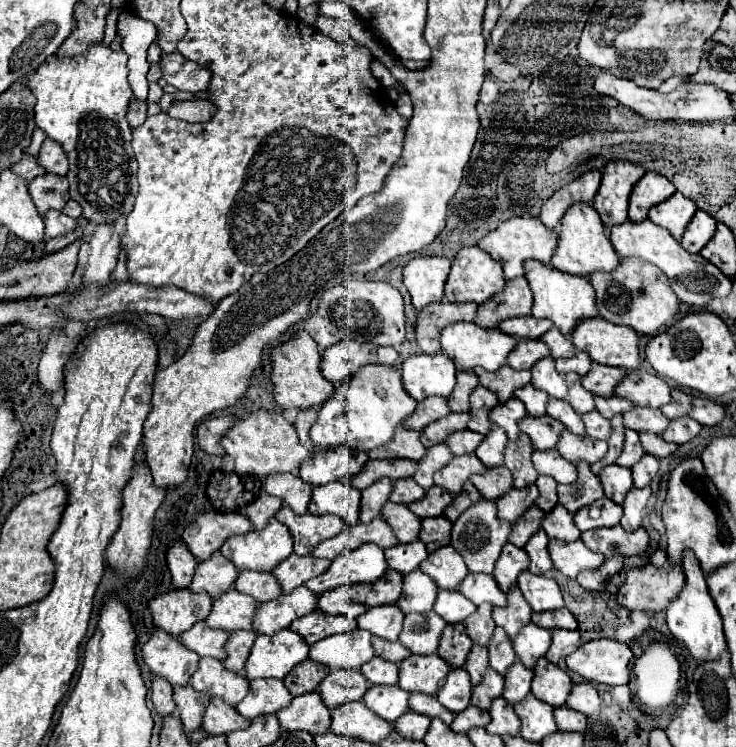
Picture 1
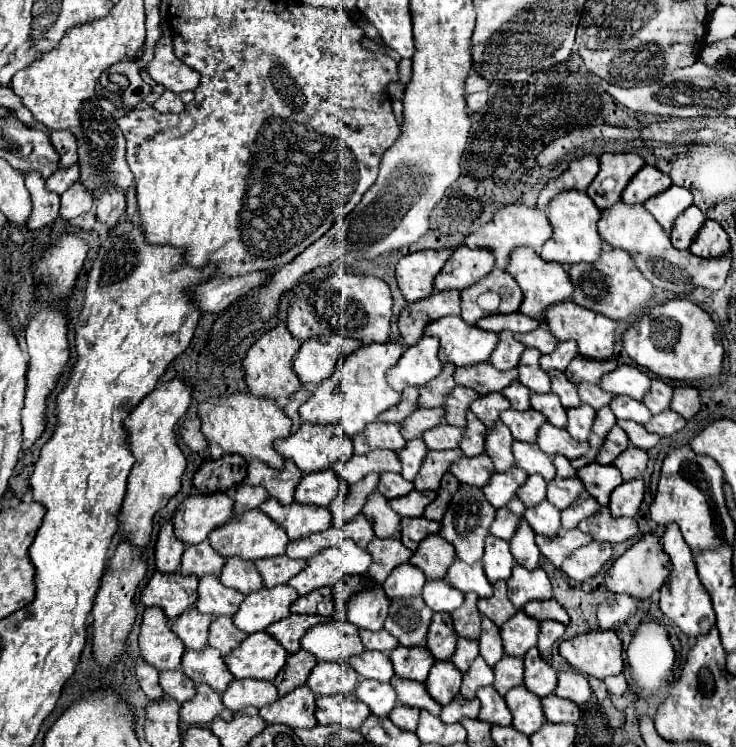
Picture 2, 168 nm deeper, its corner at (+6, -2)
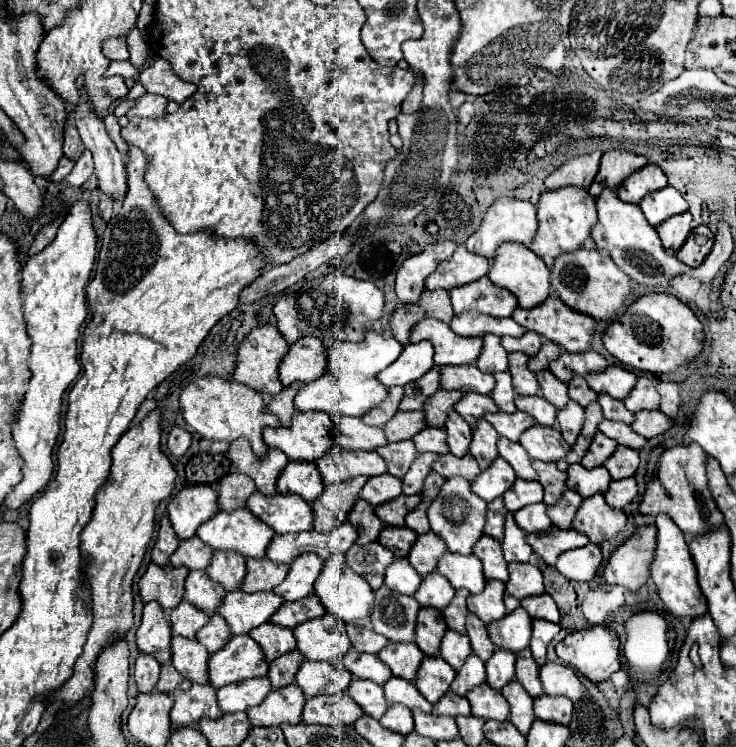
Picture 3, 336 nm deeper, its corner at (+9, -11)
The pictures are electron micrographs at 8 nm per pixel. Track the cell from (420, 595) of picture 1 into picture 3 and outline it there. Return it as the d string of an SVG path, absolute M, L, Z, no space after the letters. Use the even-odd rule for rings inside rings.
M395 558L385 570L385 584L399 594L413 596L421 584L421 576L411 568L407 558Z

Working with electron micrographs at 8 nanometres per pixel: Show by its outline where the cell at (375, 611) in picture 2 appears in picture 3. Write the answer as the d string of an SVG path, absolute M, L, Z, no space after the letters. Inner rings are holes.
M329 556L329 558L325 560L323 572L321 572L321 576L315 580L313 588L315 588L315 594L319 596L321 604L325 606L325 610L329 610L331 614L335 614L335 616L341 618L343 622L369 628L369 612L373 610L373 600L375 600L373 590L371 590L369 584L365 584L365 580L363 580L361 576L357 576L347 564L339 564L339 562L335 562L333 556Z

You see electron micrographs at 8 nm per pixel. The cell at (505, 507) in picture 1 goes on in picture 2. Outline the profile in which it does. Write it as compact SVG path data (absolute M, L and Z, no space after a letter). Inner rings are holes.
M514 467L512 471L506 473L496 473L492 479L482 487L486 499L496 507L506 507L512 497L516 497L516 491L526 483L528 475L520 471L520 467Z

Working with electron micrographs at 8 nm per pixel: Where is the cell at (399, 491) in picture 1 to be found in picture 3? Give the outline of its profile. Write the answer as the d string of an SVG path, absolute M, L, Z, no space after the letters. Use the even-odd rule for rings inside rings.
M385 472L385 474L369 478L365 488L359 492L359 498L369 500L369 504L373 504L373 506L379 506L387 500L401 496L401 494L403 494L401 480L397 476L391 476L389 472Z

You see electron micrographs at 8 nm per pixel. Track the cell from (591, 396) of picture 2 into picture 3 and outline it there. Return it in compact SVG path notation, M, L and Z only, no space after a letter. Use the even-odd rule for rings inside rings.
M573 376L573 380L567 382L567 388L569 388L571 400L579 402L583 408L585 408L589 402L595 402L595 400L597 400L597 394L587 386L587 382L585 382L583 376Z

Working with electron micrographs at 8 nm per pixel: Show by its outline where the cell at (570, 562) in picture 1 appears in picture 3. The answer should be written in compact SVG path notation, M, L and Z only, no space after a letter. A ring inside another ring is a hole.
M551 526L547 532L541 532L541 534L527 534L525 540L533 548L533 552L537 552L549 566L555 564L561 552L581 548L589 542L589 538L583 536L581 532L571 528L561 530L557 526Z

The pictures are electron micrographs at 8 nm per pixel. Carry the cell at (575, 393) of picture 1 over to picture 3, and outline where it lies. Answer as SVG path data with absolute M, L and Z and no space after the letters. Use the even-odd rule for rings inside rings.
M549 370L545 372L537 372L537 382L539 388L543 392L543 398L549 400L555 408L563 408L569 402L569 394L567 394L567 384L557 380L557 376L553 376Z

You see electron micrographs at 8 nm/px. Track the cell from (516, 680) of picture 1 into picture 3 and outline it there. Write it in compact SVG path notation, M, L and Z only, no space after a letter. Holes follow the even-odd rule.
M497 648L493 656L485 662L487 684L495 690L501 690L509 680L515 678L515 654L505 648Z

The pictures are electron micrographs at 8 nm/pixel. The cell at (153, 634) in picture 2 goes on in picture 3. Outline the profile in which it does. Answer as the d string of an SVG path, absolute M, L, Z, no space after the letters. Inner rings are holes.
M147 602L143 608L141 626L135 632L137 646L141 652L155 654L159 662L169 660L169 640L171 640L171 626L163 616L163 608L159 602Z

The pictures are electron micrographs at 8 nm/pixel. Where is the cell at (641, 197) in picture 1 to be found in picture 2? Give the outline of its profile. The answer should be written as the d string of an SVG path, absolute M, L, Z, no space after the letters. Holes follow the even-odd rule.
M644 165L632 179L632 183L628 183L628 187L624 189L622 201L628 205L636 205L636 203L644 203L650 197L666 191L672 185L670 177L660 173L658 169L654 169L652 165Z

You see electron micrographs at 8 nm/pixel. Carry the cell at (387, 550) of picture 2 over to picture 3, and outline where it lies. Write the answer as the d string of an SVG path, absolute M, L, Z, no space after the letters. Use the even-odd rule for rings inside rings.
M377 542L367 546L353 544L346 553L348 566L363 576L373 590L377 590L383 584L385 568L393 562L393 558L393 552L389 552L385 546Z

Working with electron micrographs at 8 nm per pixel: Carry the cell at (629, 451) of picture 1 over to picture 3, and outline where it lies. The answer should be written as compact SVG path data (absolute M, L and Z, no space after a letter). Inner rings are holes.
M597 432L597 436L593 438L593 444L589 446L589 452L583 456L581 464L585 468L597 468L601 466L617 448L615 440L609 440L603 432Z

